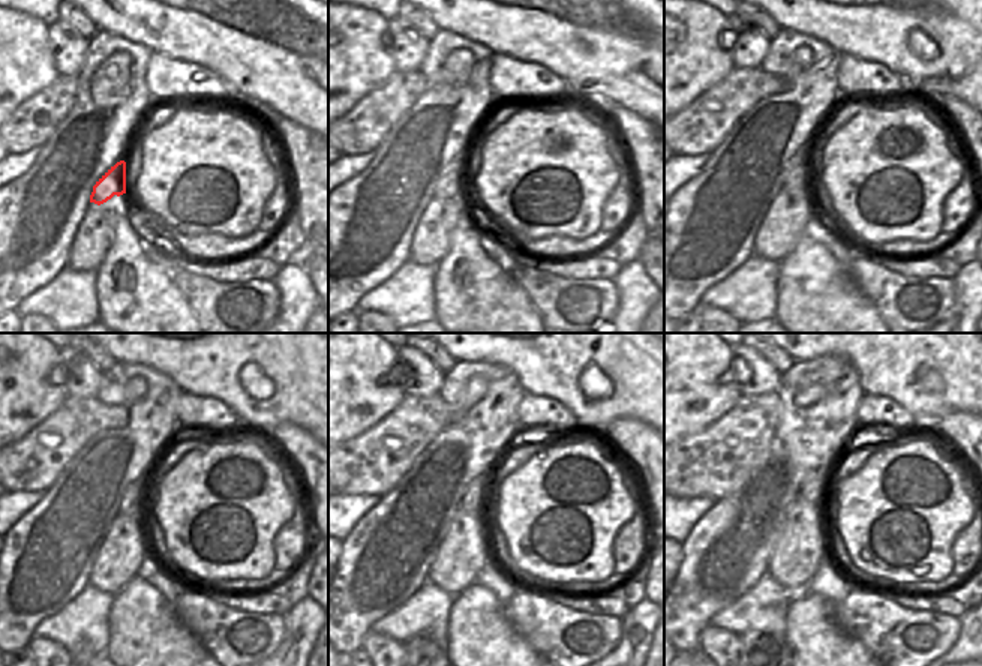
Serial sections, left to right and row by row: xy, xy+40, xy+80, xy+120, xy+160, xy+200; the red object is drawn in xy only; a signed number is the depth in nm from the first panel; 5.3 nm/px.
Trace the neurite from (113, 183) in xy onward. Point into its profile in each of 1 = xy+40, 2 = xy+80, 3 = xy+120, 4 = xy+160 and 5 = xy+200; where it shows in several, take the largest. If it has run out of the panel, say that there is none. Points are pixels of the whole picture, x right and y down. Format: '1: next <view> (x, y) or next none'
1: next xy+40 (458, 174)
2: next xy+80 (801, 167)
3: next xy+120 (134, 501)
4: next xy+160 (477, 492)
5: next xy+200 (817, 483)

